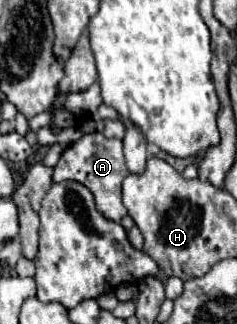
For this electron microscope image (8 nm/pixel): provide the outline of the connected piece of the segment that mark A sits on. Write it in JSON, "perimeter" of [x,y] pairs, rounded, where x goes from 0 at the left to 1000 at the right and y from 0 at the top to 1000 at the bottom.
{"perimeter":[[[371,410],[338,423],[321,441],[278,454],[262,472],[253,497],[228,515],[228,565],[253,565],[270,552],[329,559],[363,571],[397,614],[405,614],[405,645],[464,682],[506,682],[532,664],[532,639],[515,633],[506,614],[506,583],[515,583],[515,552],[532,546],[540,515],[523,503],[523,472],[515,472],[515,435],[506,429],[447,429],[430,410]]]}

